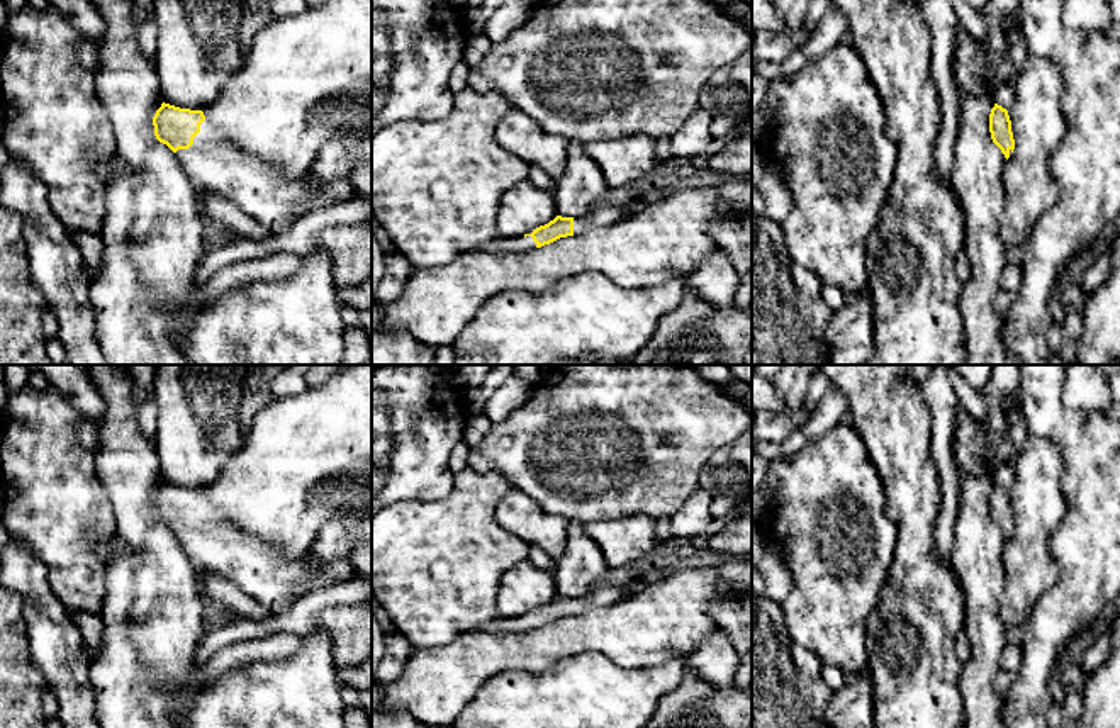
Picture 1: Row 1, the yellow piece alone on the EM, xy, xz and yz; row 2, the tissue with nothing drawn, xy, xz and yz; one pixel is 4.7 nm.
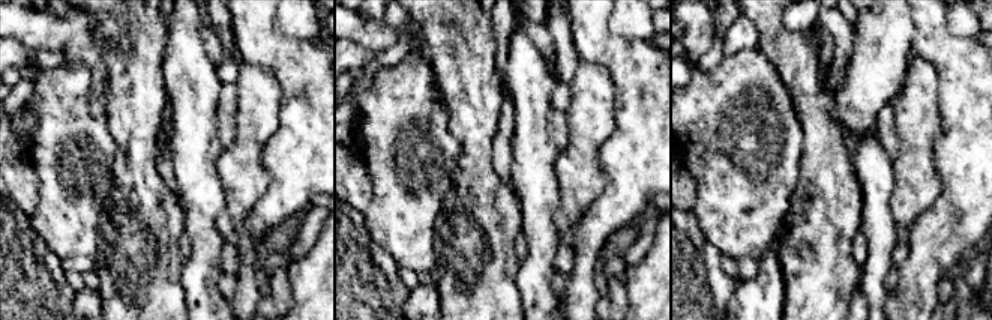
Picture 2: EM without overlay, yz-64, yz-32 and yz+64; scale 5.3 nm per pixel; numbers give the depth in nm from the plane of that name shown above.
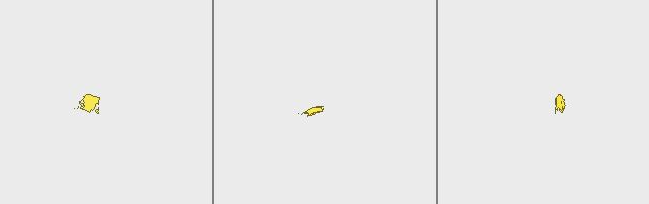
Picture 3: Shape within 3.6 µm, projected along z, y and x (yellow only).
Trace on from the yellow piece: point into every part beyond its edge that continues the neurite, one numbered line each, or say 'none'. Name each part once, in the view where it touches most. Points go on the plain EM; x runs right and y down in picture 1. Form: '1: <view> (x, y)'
1: xy (216, 547)
2: xz (498, 625)

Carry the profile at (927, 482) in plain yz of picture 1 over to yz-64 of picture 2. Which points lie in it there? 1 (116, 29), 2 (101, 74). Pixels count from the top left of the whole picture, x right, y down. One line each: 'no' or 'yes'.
1: no
2: no

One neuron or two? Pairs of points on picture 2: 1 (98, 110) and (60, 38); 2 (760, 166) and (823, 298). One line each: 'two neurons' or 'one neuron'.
1: one neuron
2: two neurons

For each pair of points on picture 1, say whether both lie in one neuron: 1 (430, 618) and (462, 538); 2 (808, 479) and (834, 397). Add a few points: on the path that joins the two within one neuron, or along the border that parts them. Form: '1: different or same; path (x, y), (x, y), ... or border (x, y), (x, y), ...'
1: same; path (431, 598), (436, 565), (443, 559)
2: different; border (845, 420), (823, 435), (808, 440)

